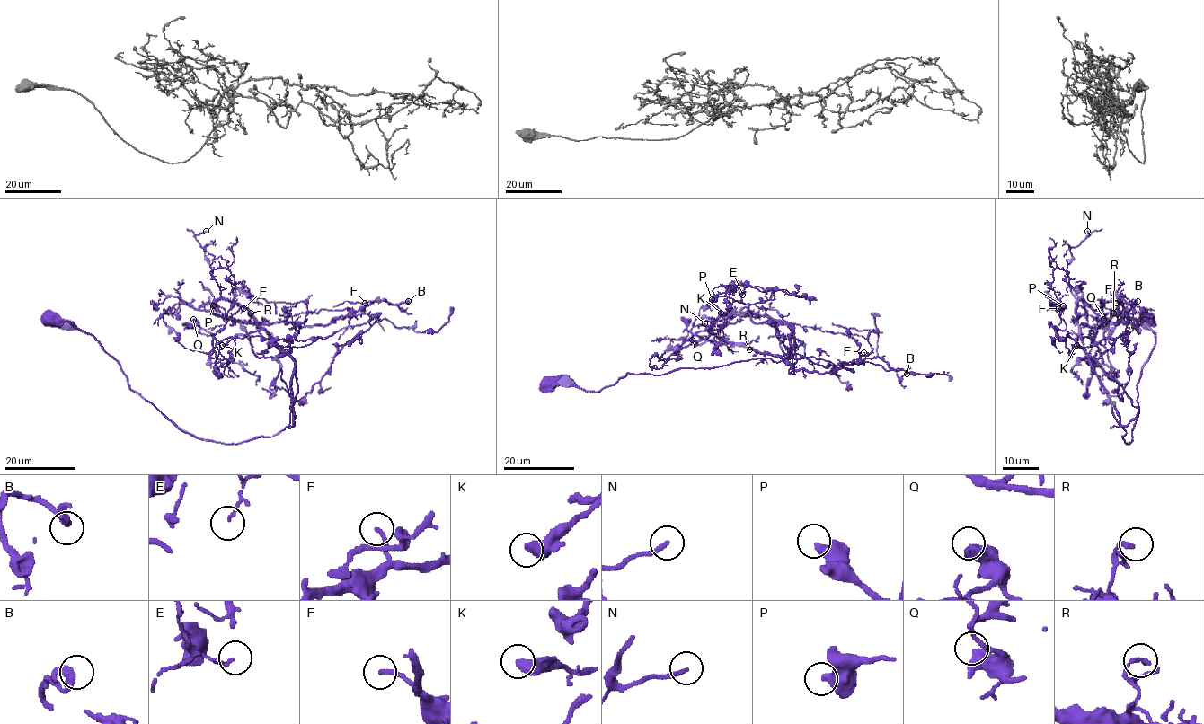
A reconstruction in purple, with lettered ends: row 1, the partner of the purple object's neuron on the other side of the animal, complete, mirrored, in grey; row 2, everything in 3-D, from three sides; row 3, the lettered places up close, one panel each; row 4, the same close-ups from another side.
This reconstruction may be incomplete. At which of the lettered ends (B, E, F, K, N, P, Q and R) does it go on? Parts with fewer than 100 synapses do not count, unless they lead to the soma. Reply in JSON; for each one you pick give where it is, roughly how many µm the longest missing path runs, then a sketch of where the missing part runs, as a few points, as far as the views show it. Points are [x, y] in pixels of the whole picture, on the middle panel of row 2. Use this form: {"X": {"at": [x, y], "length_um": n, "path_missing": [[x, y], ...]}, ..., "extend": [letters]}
{"B": {"at": [907, 374], "length_um": 45}, "extend": ["B"]}

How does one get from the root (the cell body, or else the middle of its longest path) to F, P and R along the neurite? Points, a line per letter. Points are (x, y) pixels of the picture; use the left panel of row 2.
F: (50, 319), (90, 333), (184, 431), (241, 444), (289, 423), (294, 362), (216, 303), (301, 326), (365, 303)
P: (50, 319), (90, 333), (184, 431), (272, 437), (289, 423), (294, 362), (260, 357), (213, 305)
R: (50, 319), (184, 431), (241, 444), (292, 403), (293, 360), (245, 308), (213, 311), (251, 313)

